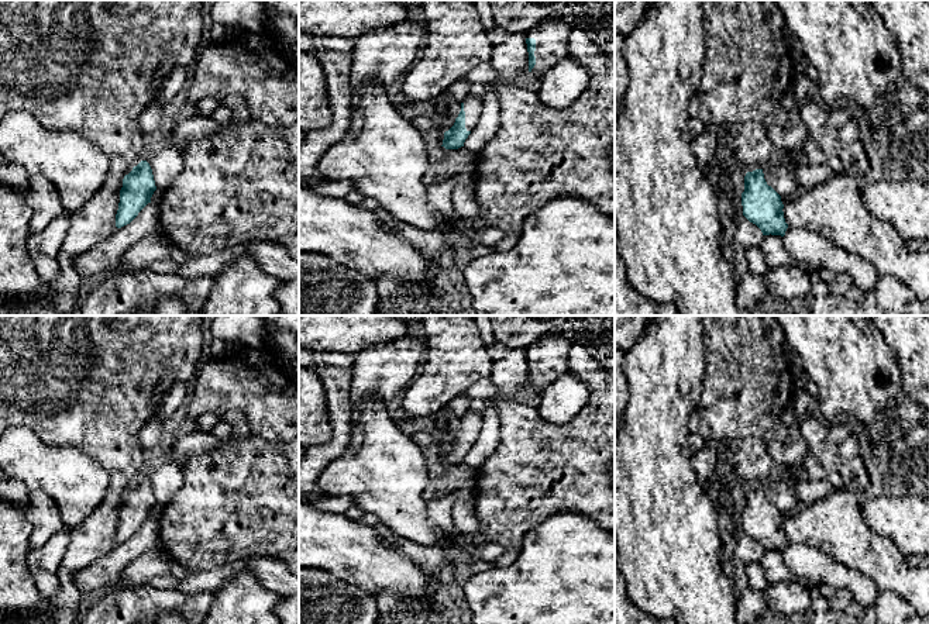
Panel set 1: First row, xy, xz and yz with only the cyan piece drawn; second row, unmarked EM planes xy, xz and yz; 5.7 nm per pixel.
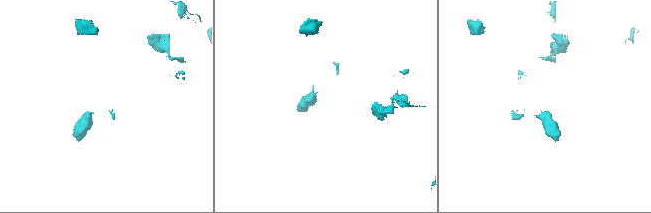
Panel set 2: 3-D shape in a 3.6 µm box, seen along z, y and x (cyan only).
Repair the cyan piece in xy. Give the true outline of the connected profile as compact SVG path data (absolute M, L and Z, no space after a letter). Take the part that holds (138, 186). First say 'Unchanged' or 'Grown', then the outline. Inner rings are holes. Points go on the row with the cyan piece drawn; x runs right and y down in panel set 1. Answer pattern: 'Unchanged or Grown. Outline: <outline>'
Unchanged. Outline: M141 161L124 176L120 190L120 203L116 214L116 227L130 224L138 213L151 203L156 190L152 169L147 161Z

